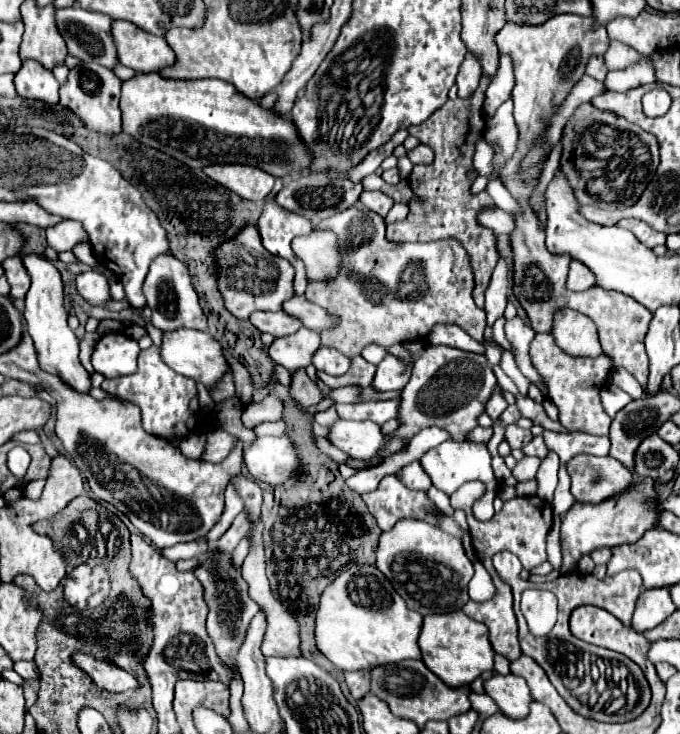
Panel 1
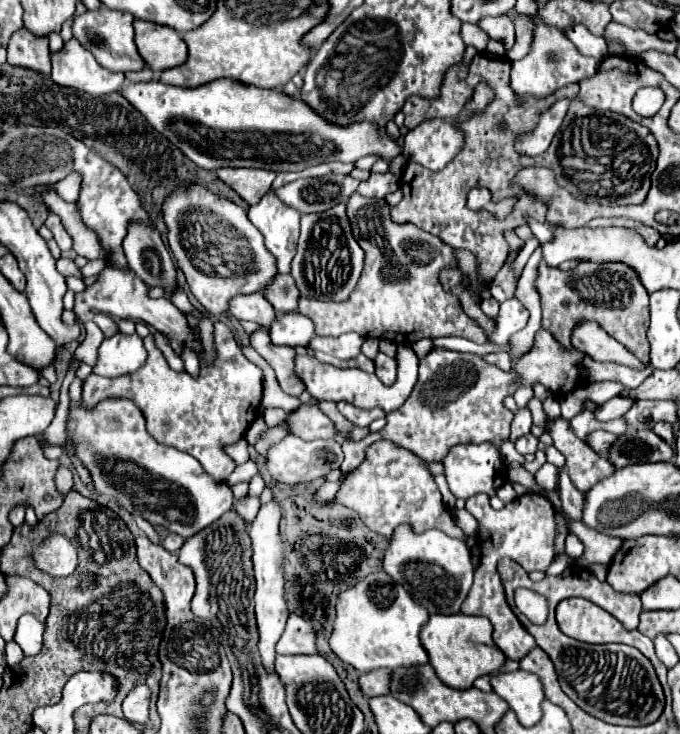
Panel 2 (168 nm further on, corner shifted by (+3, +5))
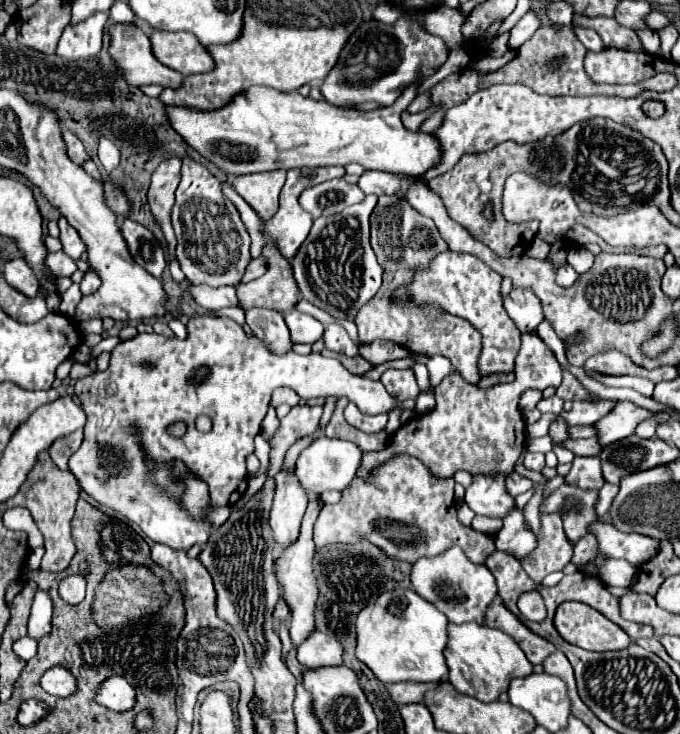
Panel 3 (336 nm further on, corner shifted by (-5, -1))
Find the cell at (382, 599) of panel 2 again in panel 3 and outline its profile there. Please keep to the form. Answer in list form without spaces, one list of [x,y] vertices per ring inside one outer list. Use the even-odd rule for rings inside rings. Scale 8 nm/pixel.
[[[412,588],[386,590],[386,592],[382,592],[382,594],[376,598],[376,602],[374,602],[372,606],[362,608],[362,610],[358,612],[358,616],[356,616],[356,658],[358,658],[360,662],[364,662],[364,664],[374,672],[374,676],[376,676],[380,682],[384,682],[384,684],[406,682],[406,680],[410,680],[410,682],[440,682],[440,680],[448,674],[448,666],[446,666],[446,660],[444,660],[444,654],[442,654],[442,650],[444,650],[444,646],[446,646],[446,626],[448,626],[446,616],[444,616],[442,612],[438,612],[436,606],[430,606],[430,602],[426,602],[424,598],[420,598]]]

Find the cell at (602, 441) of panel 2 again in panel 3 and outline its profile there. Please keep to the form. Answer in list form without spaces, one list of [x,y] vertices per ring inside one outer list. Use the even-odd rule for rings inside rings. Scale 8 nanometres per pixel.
[[[596,438],[576,440],[576,442],[570,442],[570,446],[564,446],[564,448],[572,450],[576,456],[598,456],[602,452],[602,444]]]

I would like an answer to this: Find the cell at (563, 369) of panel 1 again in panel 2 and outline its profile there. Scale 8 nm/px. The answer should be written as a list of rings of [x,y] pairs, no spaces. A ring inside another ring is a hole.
[[[538,330],[534,346],[522,354],[510,372],[490,366],[480,356],[454,352],[446,348],[432,348],[420,360],[420,376],[410,398],[394,412],[386,414],[388,424],[380,432],[368,434],[360,442],[342,444],[344,462],[342,472],[352,472],[364,460],[364,450],[378,440],[392,440],[410,448],[416,456],[426,462],[442,462],[442,456],[458,444],[494,444],[498,450],[510,440],[512,414],[504,406],[504,398],[512,396],[518,388],[542,384],[552,392],[568,392],[580,380],[578,364],[582,352],[566,352],[546,330]]]

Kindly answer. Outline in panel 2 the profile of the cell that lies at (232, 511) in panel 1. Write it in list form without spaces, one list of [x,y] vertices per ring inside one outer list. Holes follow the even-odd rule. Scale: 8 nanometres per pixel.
[[[248,460],[248,462],[244,462],[244,464],[240,464],[240,466],[234,468],[234,472],[230,474],[230,478],[228,478],[226,484],[228,484],[228,486],[234,486],[234,484],[238,484],[238,482],[248,482],[256,472],[258,472],[256,462],[254,462],[254,460]]]

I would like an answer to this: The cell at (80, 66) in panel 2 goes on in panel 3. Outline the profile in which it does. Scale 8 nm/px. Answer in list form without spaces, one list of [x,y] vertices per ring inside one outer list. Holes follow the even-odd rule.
[[[94,14],[94,18],[88,18],[78,26],[68,26],[58,42],[56,54],[70,62],[98,56],[98,52],[102,50],[102,34],[106,20],[108,14]]]

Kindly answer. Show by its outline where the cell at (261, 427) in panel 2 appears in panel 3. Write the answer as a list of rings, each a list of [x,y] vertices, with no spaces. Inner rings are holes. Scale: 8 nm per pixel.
[[[298,404],[294,406],[282,420],[278,430],[270,438],[270,468],[266,478],[274,478],[282,468],[282,460],[286,450],[300,438],[312,436],[320,430],[322,420],[322,406],[308,406]]]

